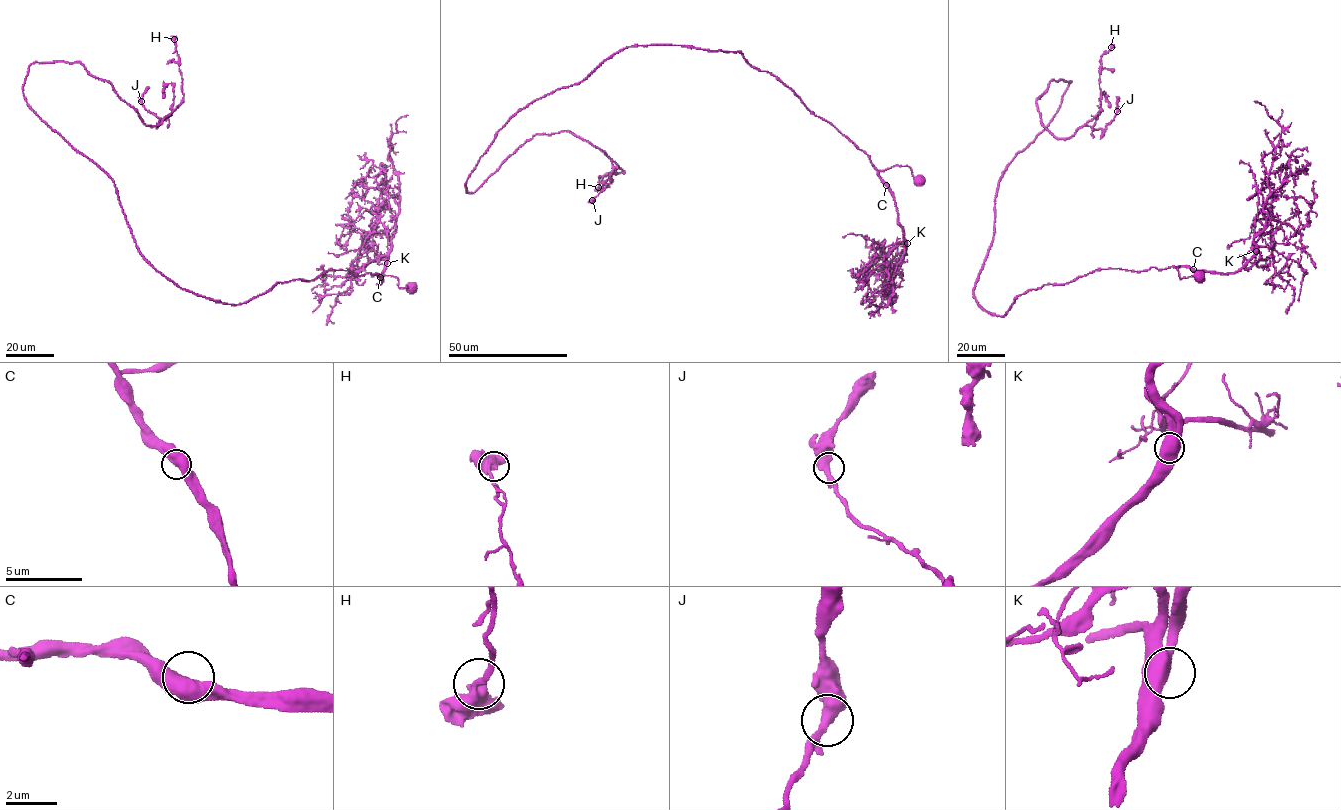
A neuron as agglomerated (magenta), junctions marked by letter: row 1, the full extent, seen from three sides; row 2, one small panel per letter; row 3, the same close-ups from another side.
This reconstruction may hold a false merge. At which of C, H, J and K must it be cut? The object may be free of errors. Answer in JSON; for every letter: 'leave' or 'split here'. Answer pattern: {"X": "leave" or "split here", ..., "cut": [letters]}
{"C": "leave", "H": "leave", "J": "leave", "K": "leave", "cut": []}

